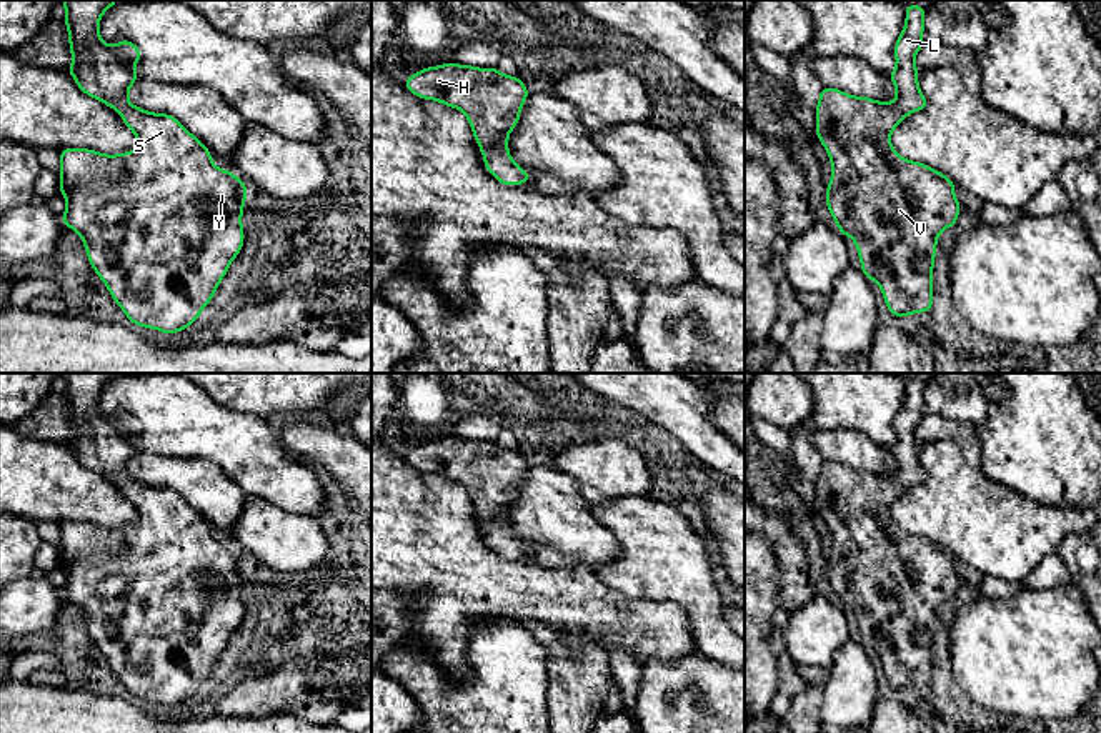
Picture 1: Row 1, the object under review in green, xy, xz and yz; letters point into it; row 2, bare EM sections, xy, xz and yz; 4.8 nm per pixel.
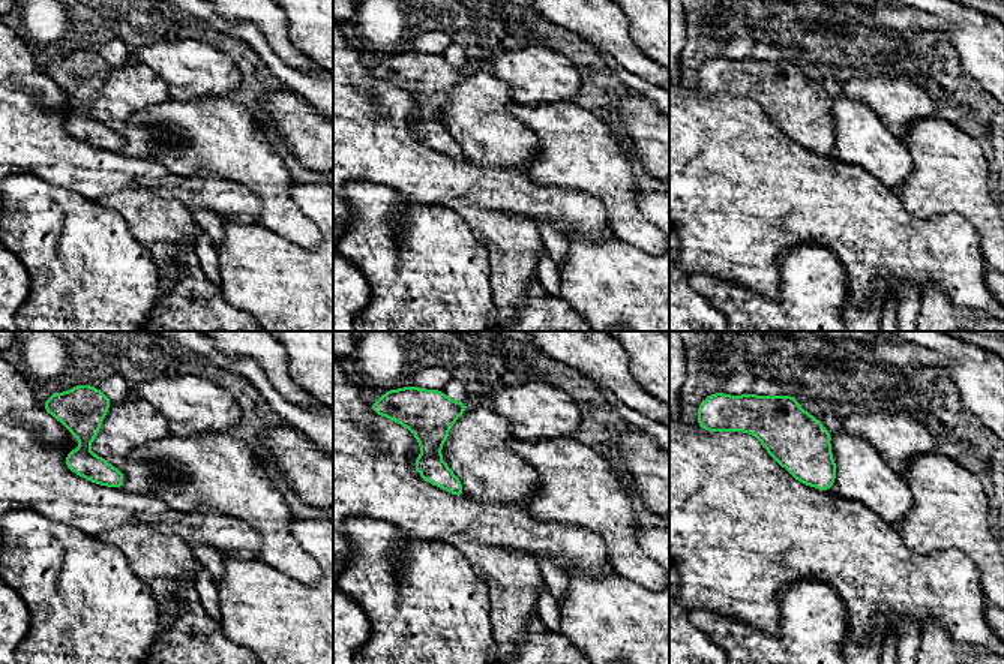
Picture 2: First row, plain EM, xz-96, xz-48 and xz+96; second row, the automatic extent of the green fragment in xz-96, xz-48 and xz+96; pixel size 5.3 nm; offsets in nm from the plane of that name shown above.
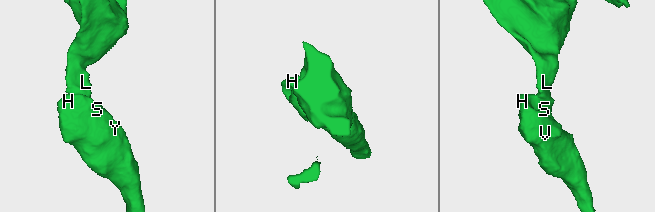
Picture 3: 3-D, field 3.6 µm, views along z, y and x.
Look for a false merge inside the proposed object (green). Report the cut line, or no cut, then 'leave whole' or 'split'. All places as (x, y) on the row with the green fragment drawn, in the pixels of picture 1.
cut none; leave whole

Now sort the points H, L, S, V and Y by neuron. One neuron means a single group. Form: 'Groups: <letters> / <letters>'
Groups: H L S V Y

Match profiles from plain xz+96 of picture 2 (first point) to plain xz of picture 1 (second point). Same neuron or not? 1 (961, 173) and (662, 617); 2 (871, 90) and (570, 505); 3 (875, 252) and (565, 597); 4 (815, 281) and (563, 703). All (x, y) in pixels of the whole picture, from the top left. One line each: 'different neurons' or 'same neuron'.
1: different neurons
2: different neurons
3: same neuron
4: different neurons

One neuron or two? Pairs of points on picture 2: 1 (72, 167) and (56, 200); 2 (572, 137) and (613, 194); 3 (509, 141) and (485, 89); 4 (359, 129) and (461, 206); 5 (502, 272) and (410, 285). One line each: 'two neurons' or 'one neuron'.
1: two neurons
2: one neuron
3: one neuron
4: two neurons
5: two neurons

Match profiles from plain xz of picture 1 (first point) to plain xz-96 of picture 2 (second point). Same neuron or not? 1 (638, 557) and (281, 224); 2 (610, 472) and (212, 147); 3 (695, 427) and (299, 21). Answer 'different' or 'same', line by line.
1: same
2: same
3: different

